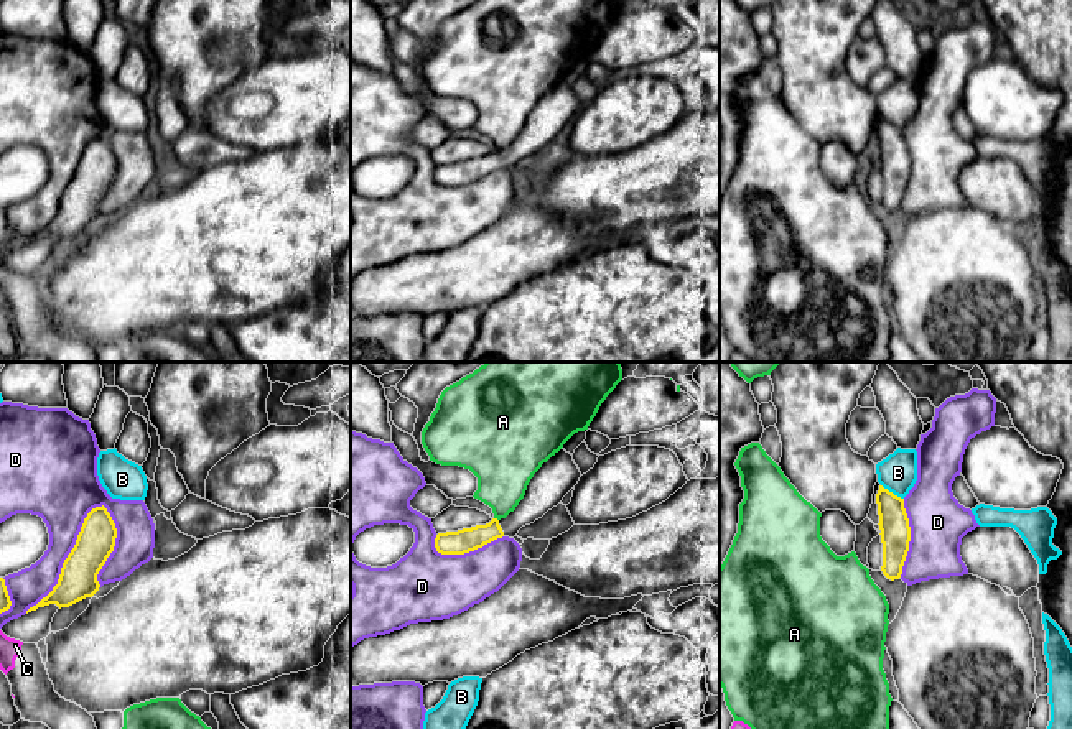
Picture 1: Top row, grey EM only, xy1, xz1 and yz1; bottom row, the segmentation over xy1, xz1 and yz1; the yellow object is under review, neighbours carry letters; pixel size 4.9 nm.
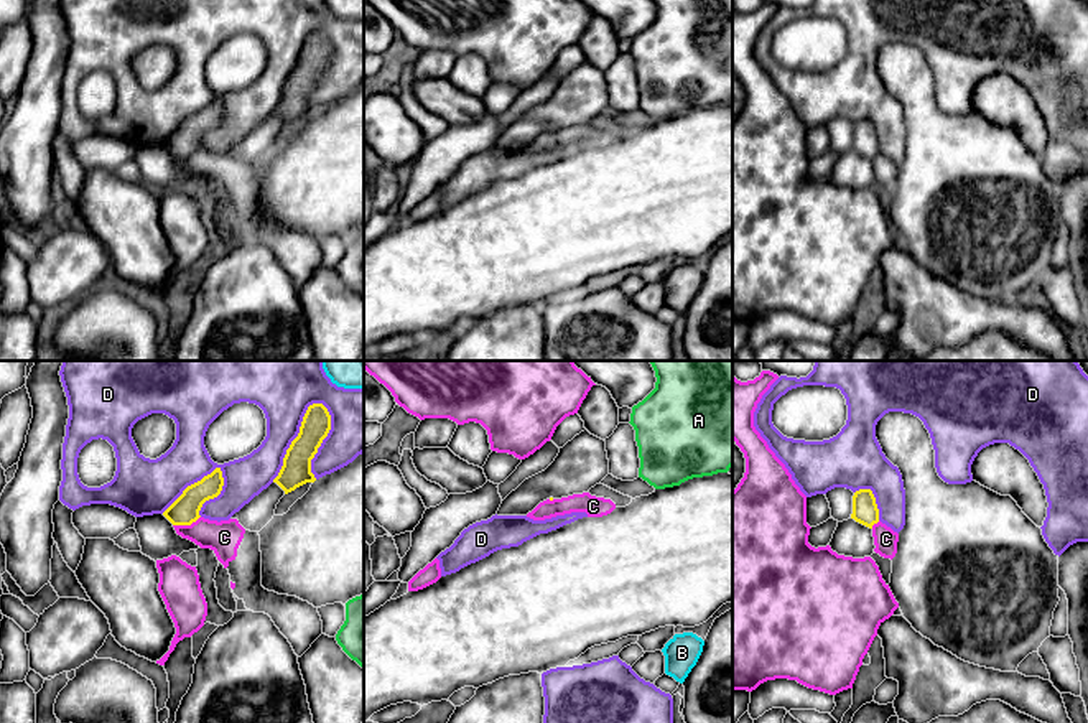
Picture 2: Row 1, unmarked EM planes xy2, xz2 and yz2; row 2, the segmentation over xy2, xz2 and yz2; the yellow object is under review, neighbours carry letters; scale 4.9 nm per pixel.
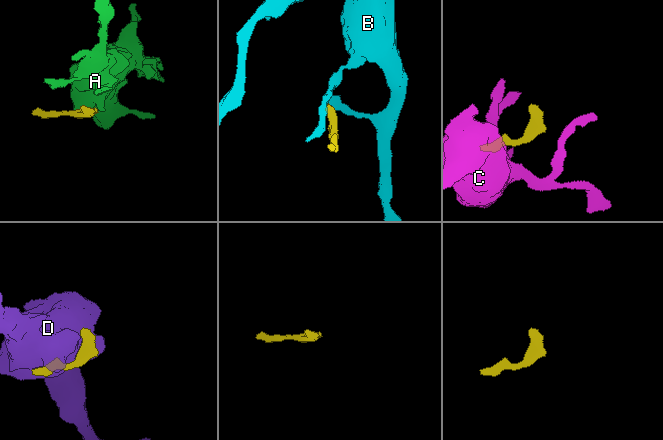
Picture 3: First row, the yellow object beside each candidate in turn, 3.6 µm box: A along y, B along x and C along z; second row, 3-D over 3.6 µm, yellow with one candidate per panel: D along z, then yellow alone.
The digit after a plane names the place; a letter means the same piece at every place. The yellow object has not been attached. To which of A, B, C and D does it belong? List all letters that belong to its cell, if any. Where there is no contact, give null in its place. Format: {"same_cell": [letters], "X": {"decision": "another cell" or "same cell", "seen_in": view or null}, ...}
{"same_cell": [], "A": {"decision": "another cell", "seen_in": "xz1"}, "B": {"decision": "another cell", "seen_in": "yz1"}, "C": {"decision": "another cell", "seen_in": "xy2"}, "D": {"decision": "another cell", "seen_in": "xy1"}}

